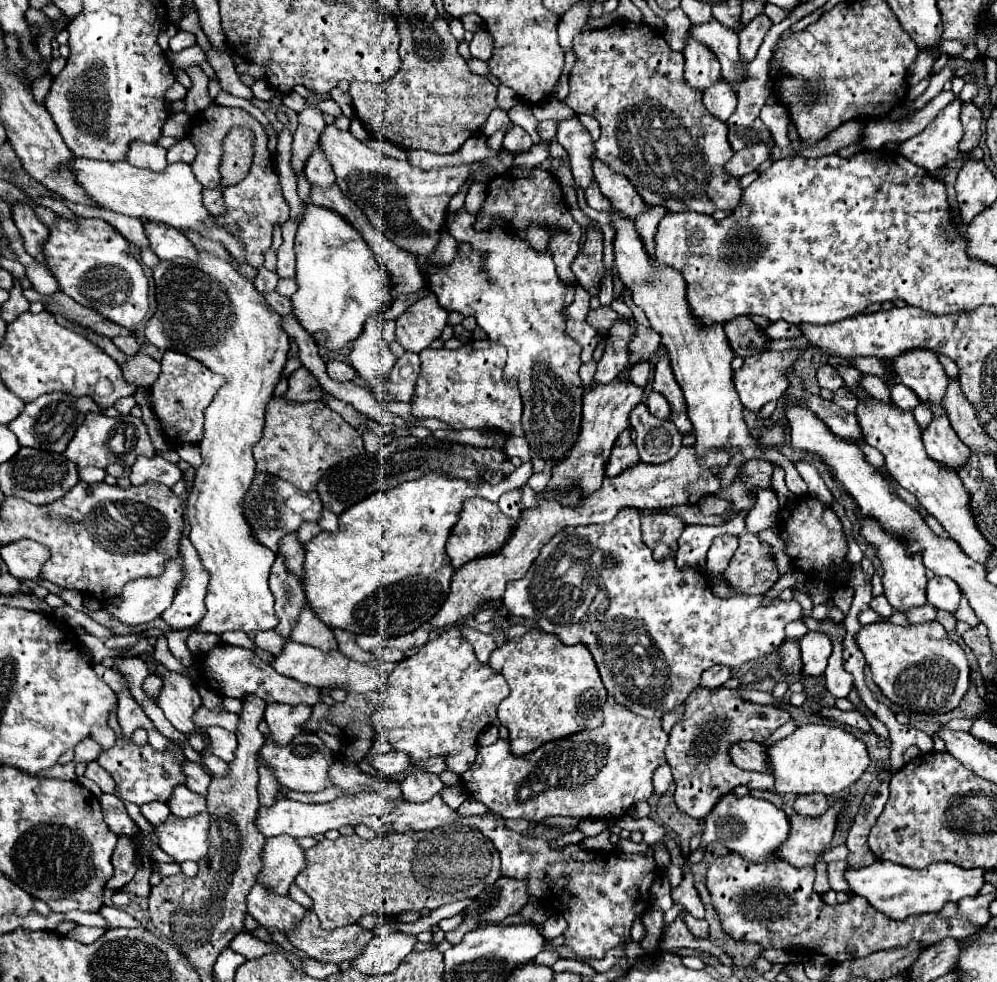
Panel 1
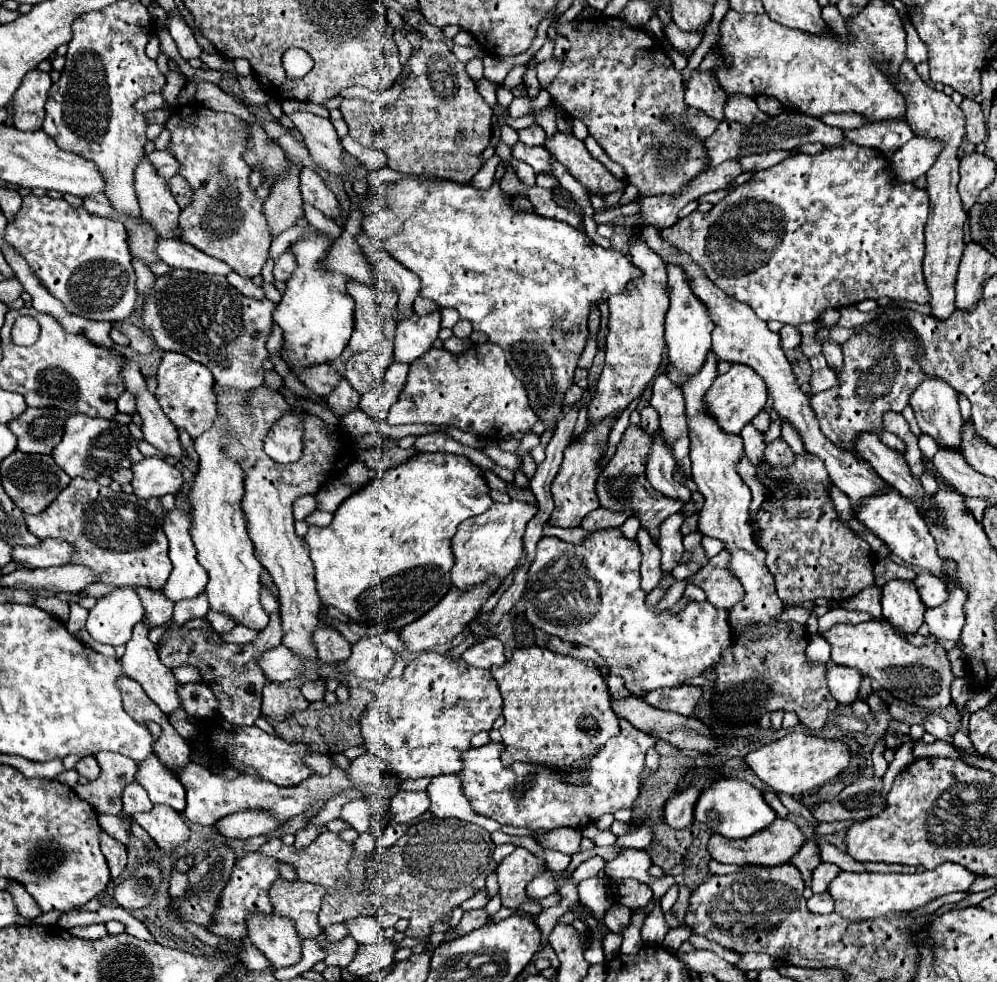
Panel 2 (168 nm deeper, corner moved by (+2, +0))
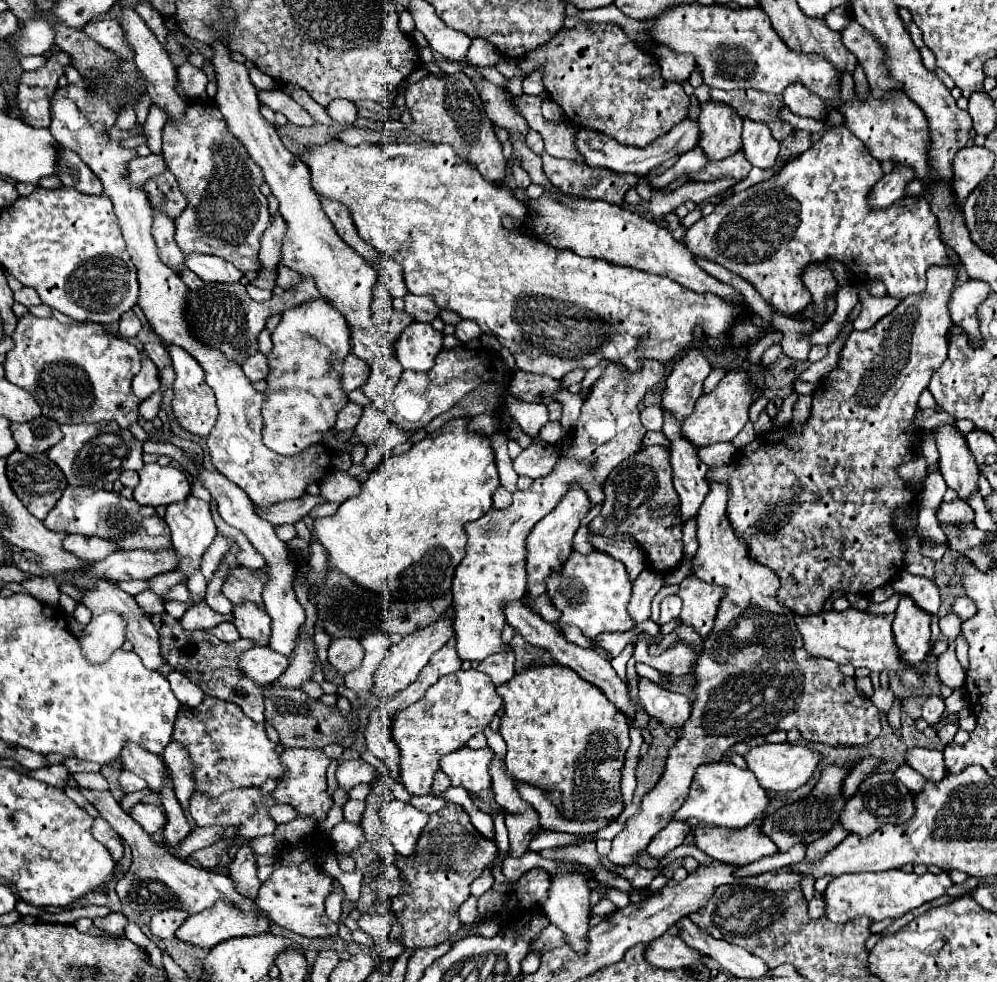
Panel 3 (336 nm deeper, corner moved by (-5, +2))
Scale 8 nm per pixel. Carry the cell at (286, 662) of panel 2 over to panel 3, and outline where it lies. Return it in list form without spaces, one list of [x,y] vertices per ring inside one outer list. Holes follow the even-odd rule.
[[[251,647],[237,659],[239,671],[263,687],[271,685],[279,675],[283,675],[287,665],[289,661],[271,647]]]

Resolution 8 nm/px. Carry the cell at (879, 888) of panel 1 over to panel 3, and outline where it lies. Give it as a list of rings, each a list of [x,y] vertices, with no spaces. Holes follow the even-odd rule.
[[[891,869],[883,873],[849,873],[849,875],[839,875],[835,877],[825,893],[823,899],[827,901],[827,911],[825,917],[831,919],[833,923],[847,923],[855,917],[867,917],[871,921],[883,921],[883,919],[897,919],[905,915],[907,911],[921,907],[923,903],[929,903],[951,887],[951,879],[947,873],[925,873],[925,875],[915,875],[915,873],[905,873],[901,869]]]

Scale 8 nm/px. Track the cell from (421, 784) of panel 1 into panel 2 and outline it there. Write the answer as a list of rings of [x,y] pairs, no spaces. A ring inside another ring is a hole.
[[[398,791],[390,801],[392,823],[408,823],[430,807],[428,791]]]

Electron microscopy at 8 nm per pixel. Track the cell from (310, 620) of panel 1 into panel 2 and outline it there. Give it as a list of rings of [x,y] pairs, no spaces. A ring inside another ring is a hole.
[[[316,627],[312,641],[318,651],[318,659],[324,663],[336,665],[350,657],[350,643],[332,627]]]

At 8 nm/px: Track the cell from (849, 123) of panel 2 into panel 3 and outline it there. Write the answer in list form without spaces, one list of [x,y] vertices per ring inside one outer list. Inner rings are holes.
[[[793,83],[791,87],[787,87],[783,99],[785,105],[797,115],[813,119],[819,119],[823,115],[823,99],[819,99],[815,93],[809,93],[801,83]]]

